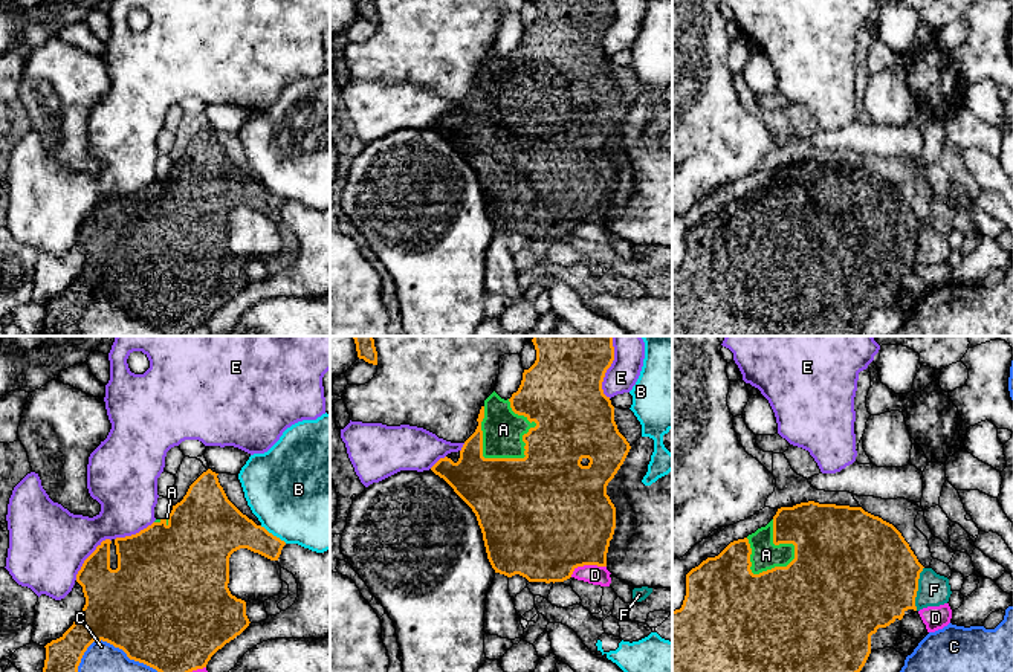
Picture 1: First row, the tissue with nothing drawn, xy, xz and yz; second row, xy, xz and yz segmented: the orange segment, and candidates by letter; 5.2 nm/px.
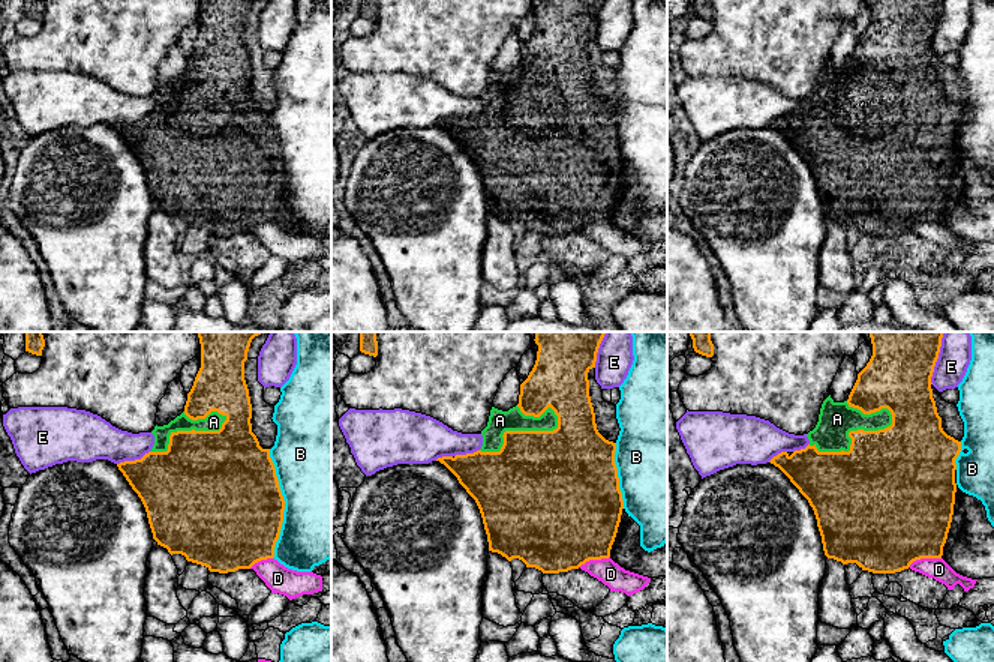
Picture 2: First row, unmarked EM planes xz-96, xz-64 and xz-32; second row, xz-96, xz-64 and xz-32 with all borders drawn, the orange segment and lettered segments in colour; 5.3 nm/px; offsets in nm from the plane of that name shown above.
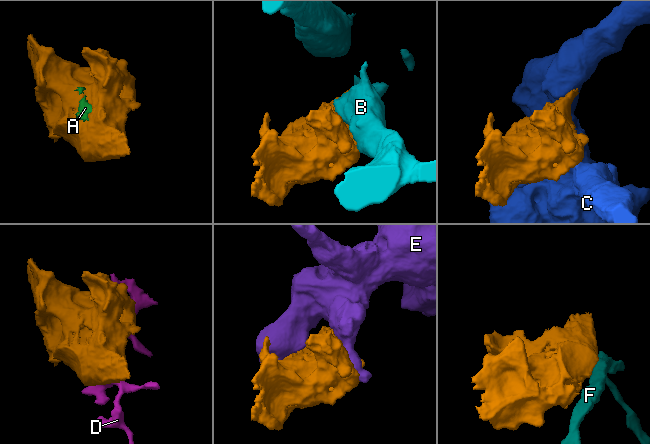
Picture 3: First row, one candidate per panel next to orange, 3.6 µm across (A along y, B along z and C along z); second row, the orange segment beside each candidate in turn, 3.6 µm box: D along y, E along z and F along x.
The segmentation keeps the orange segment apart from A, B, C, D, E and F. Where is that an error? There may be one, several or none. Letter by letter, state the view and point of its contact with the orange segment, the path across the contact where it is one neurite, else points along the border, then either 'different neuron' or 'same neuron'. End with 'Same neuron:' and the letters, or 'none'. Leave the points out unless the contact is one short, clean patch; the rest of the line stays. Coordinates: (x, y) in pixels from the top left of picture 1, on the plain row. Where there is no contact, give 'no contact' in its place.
A: xz (482, 109) | same neuron
B: xy (272, 193) | different neuron
C: xy (116, 304) | different neuron
D: xz (587, 222) | different neuron
E: xz (607, 26) | different neuron
F: yz (917, 246) | along yz (923, 225), (919, 234), (915, 268) | different neuron
Same neuron: A

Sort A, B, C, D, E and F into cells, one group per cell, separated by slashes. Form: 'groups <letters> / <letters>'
groups A / B / C / D / E / F

